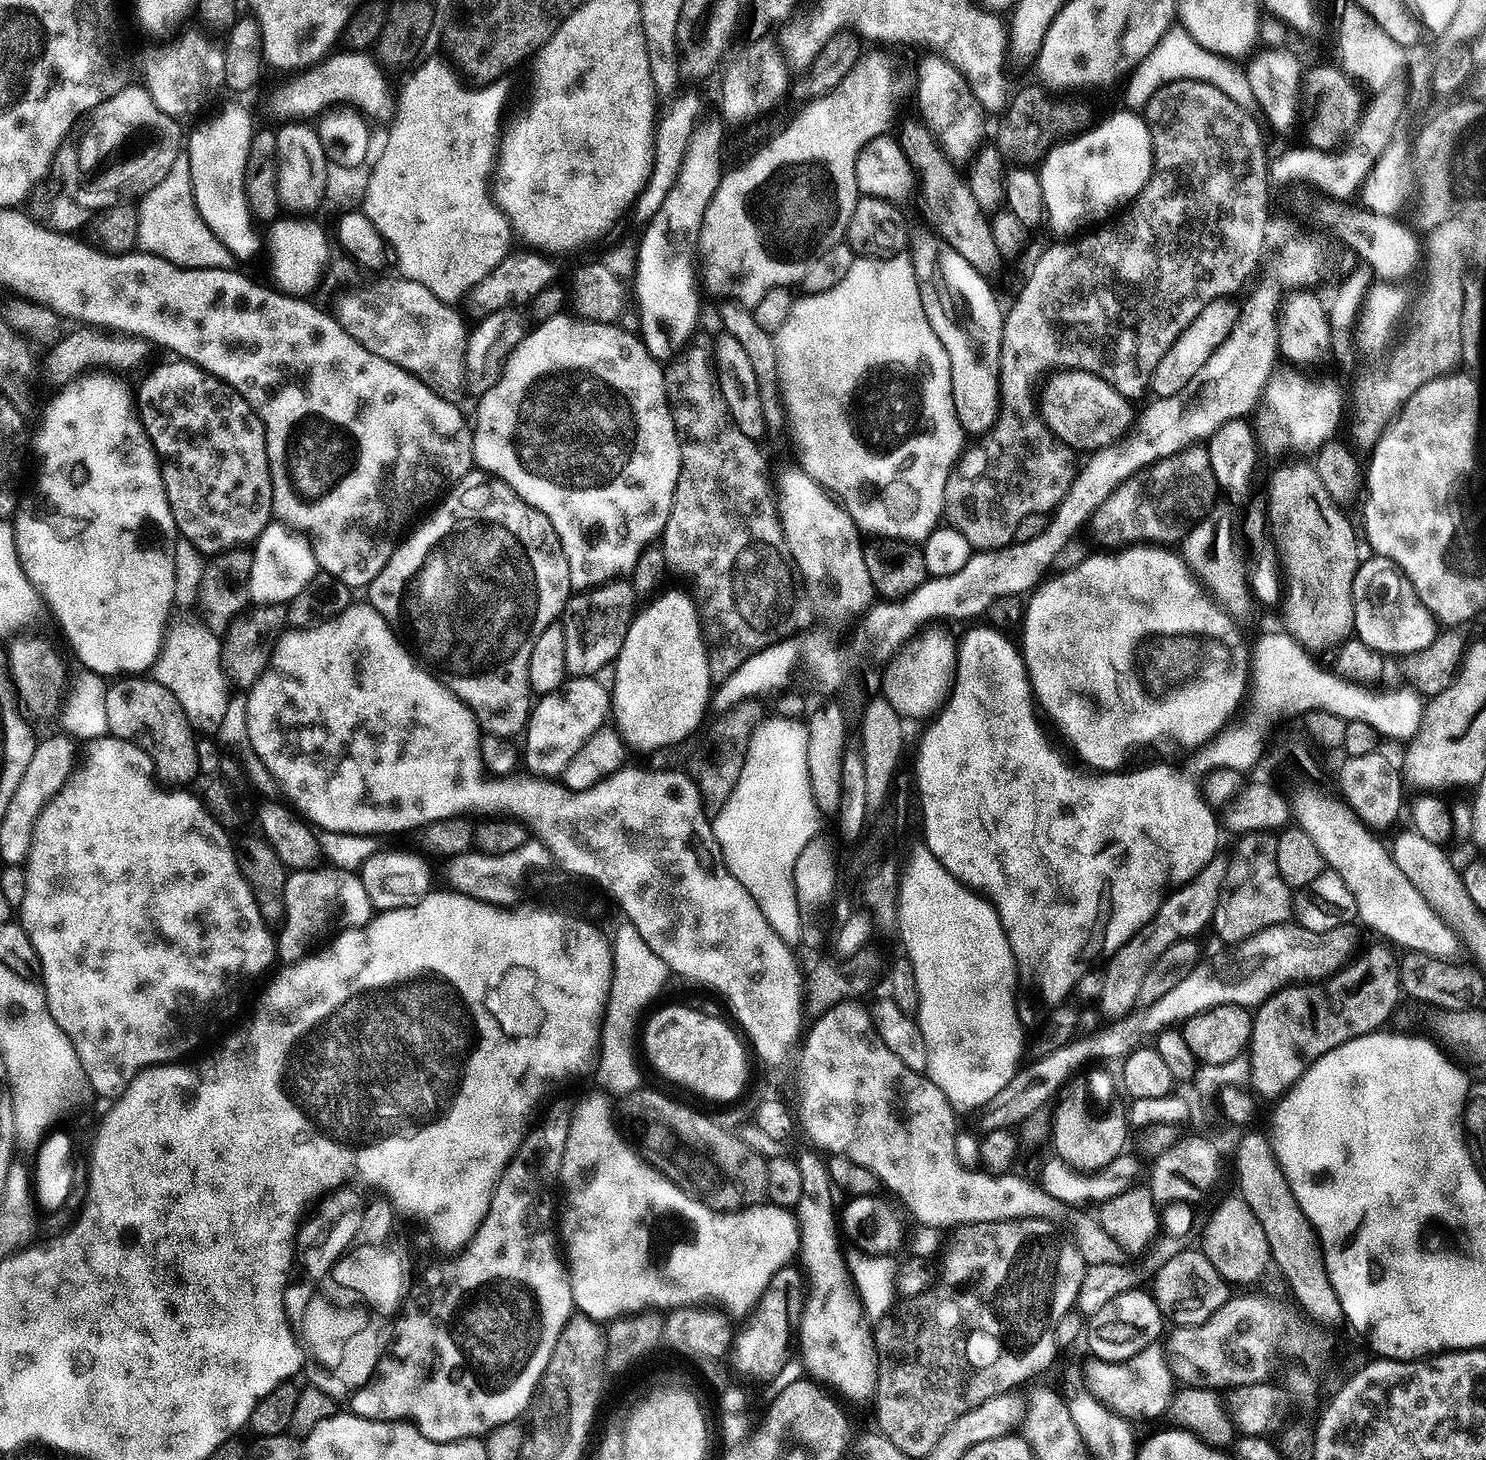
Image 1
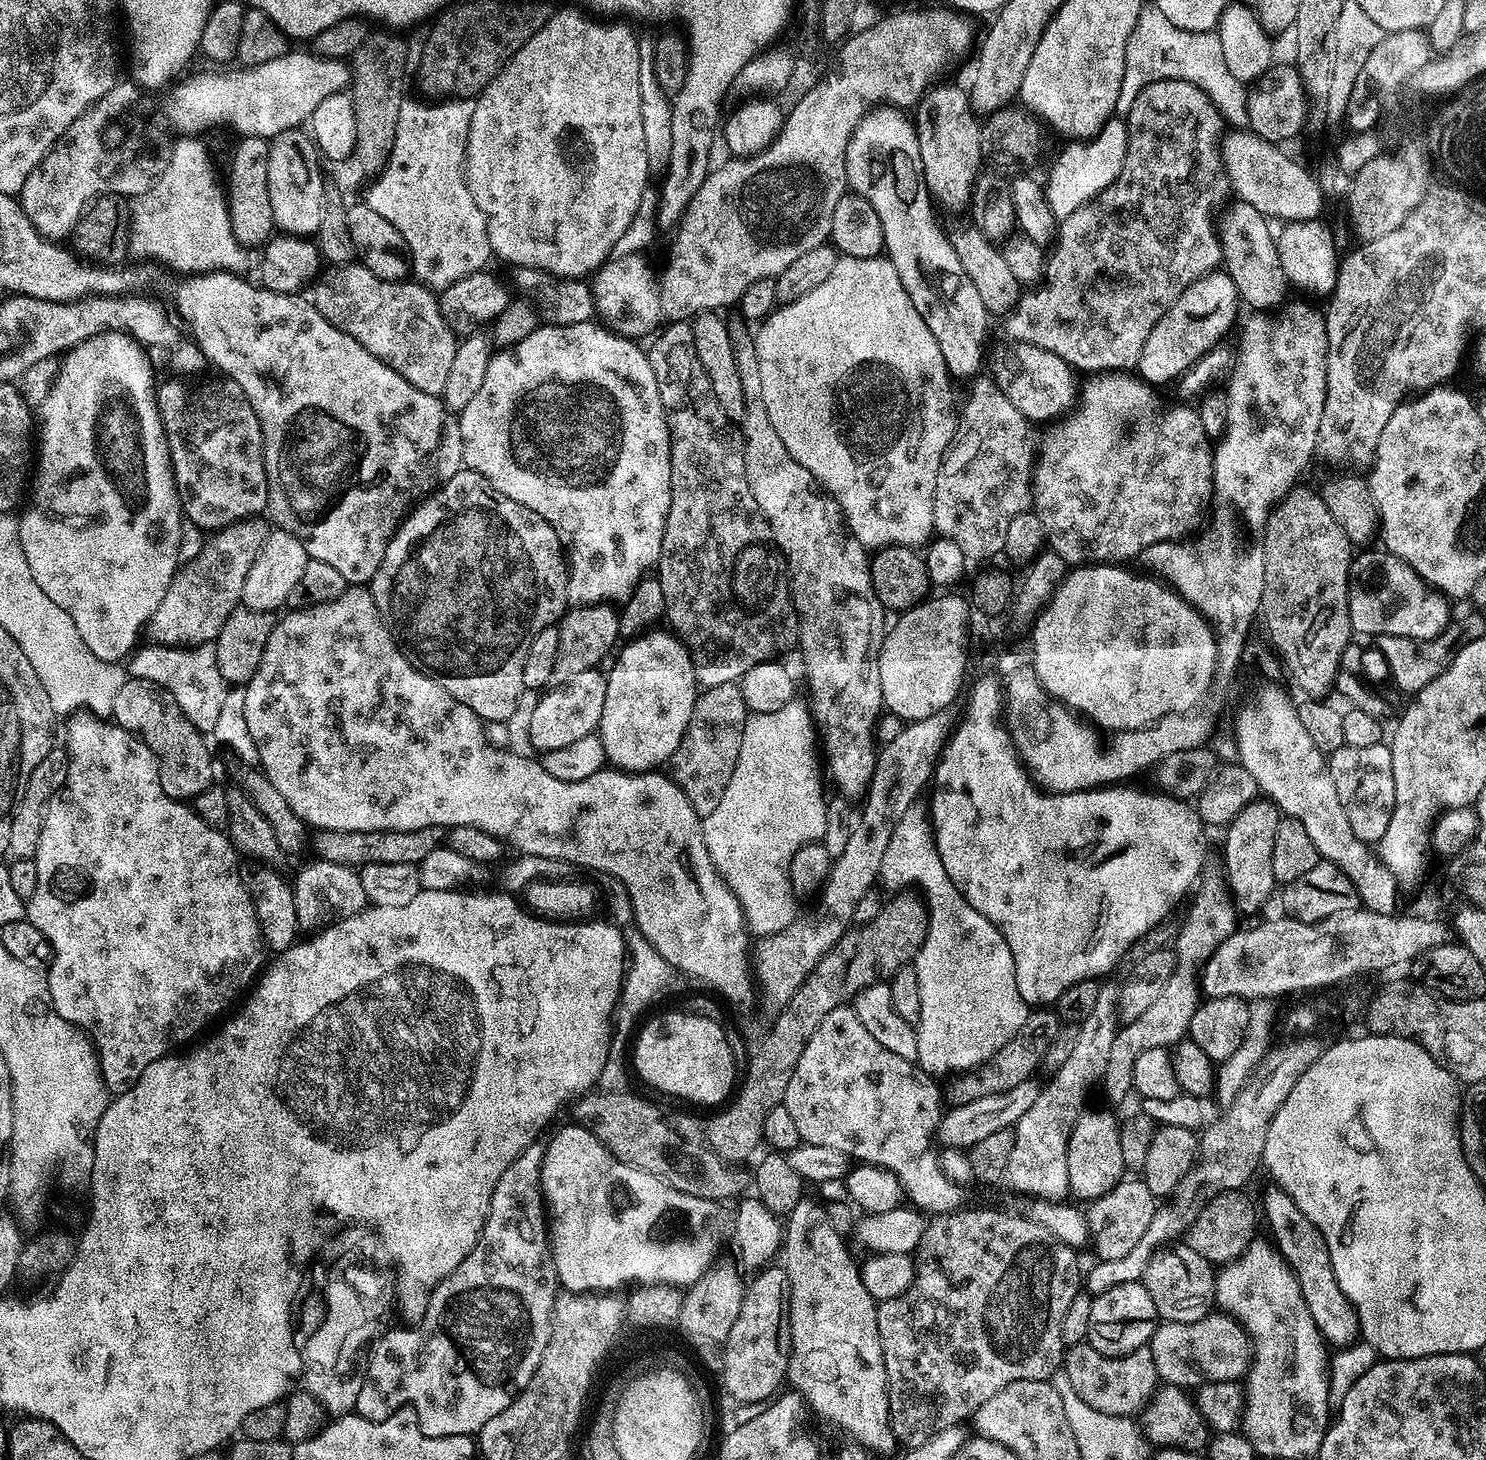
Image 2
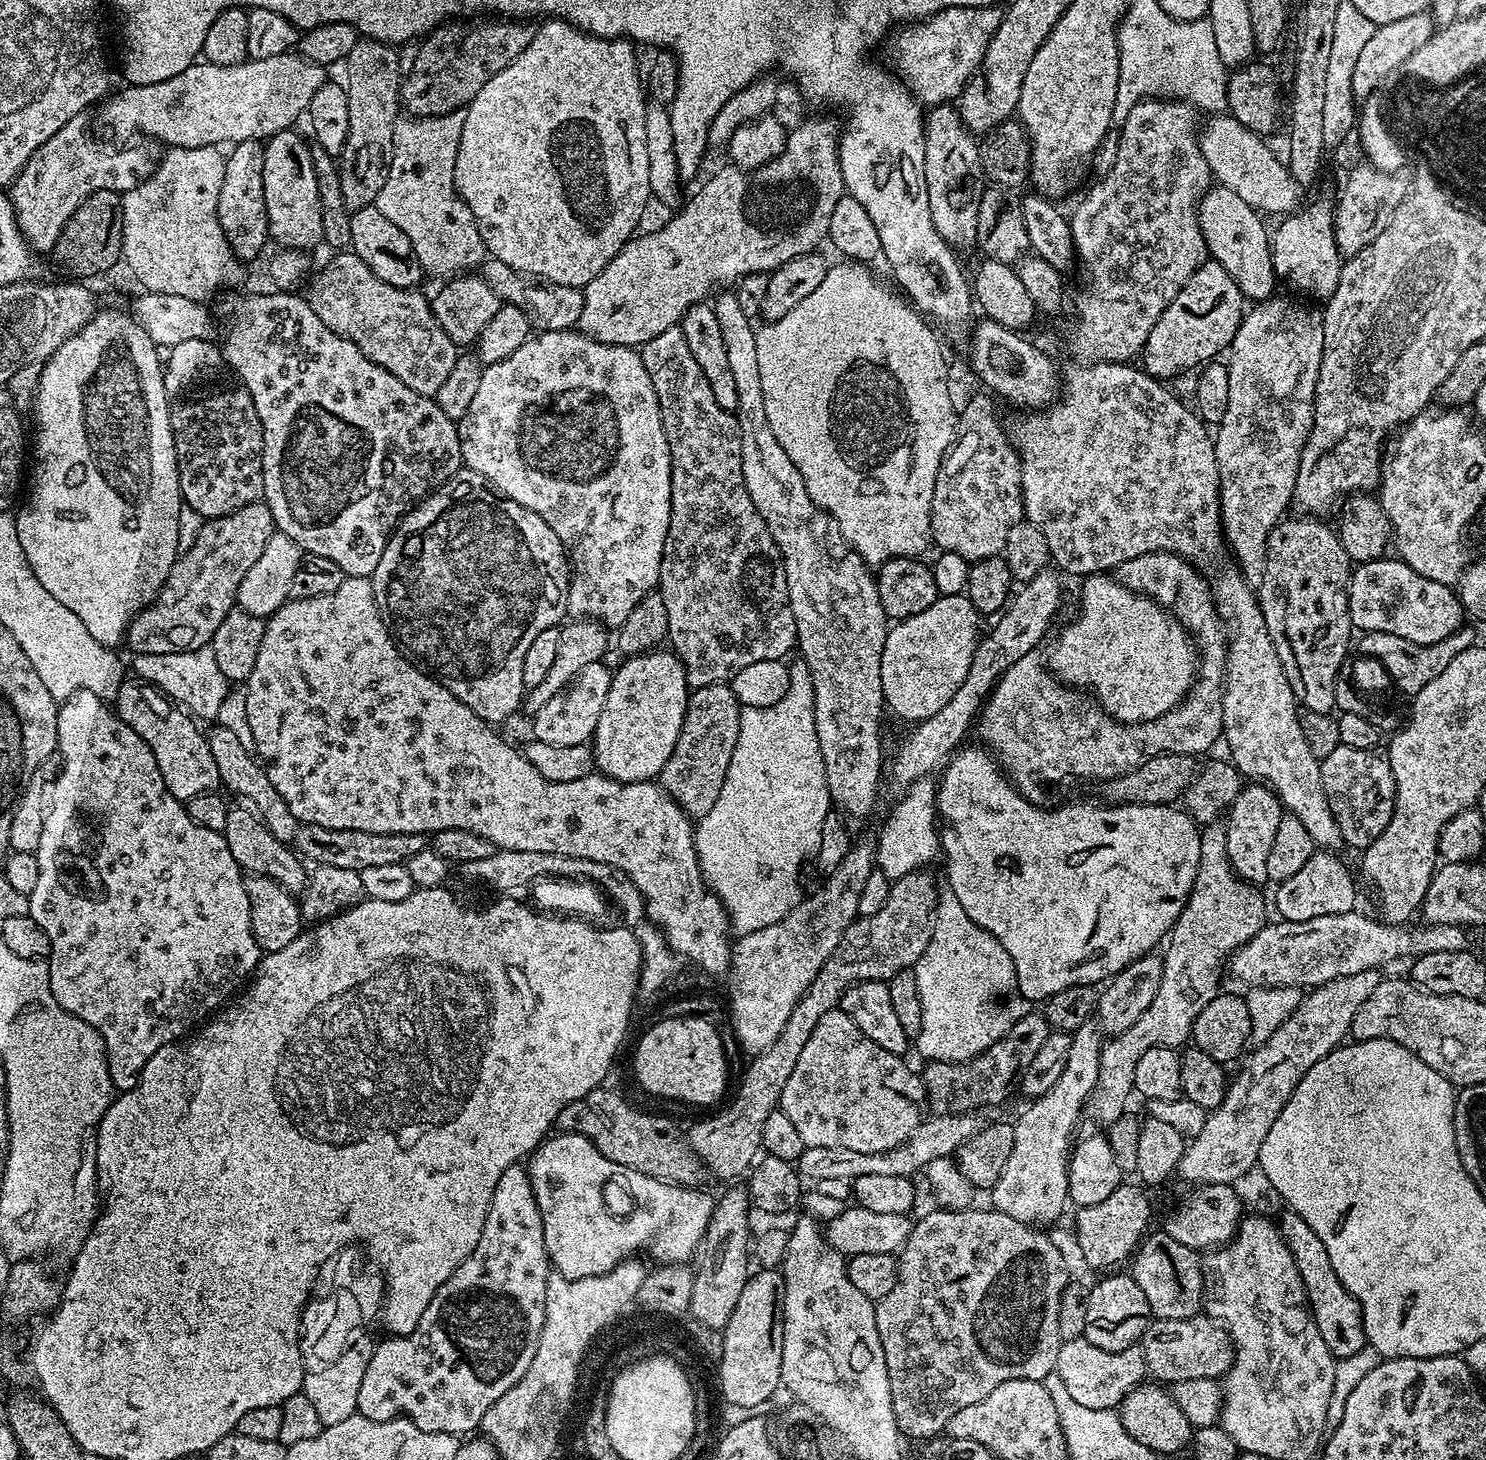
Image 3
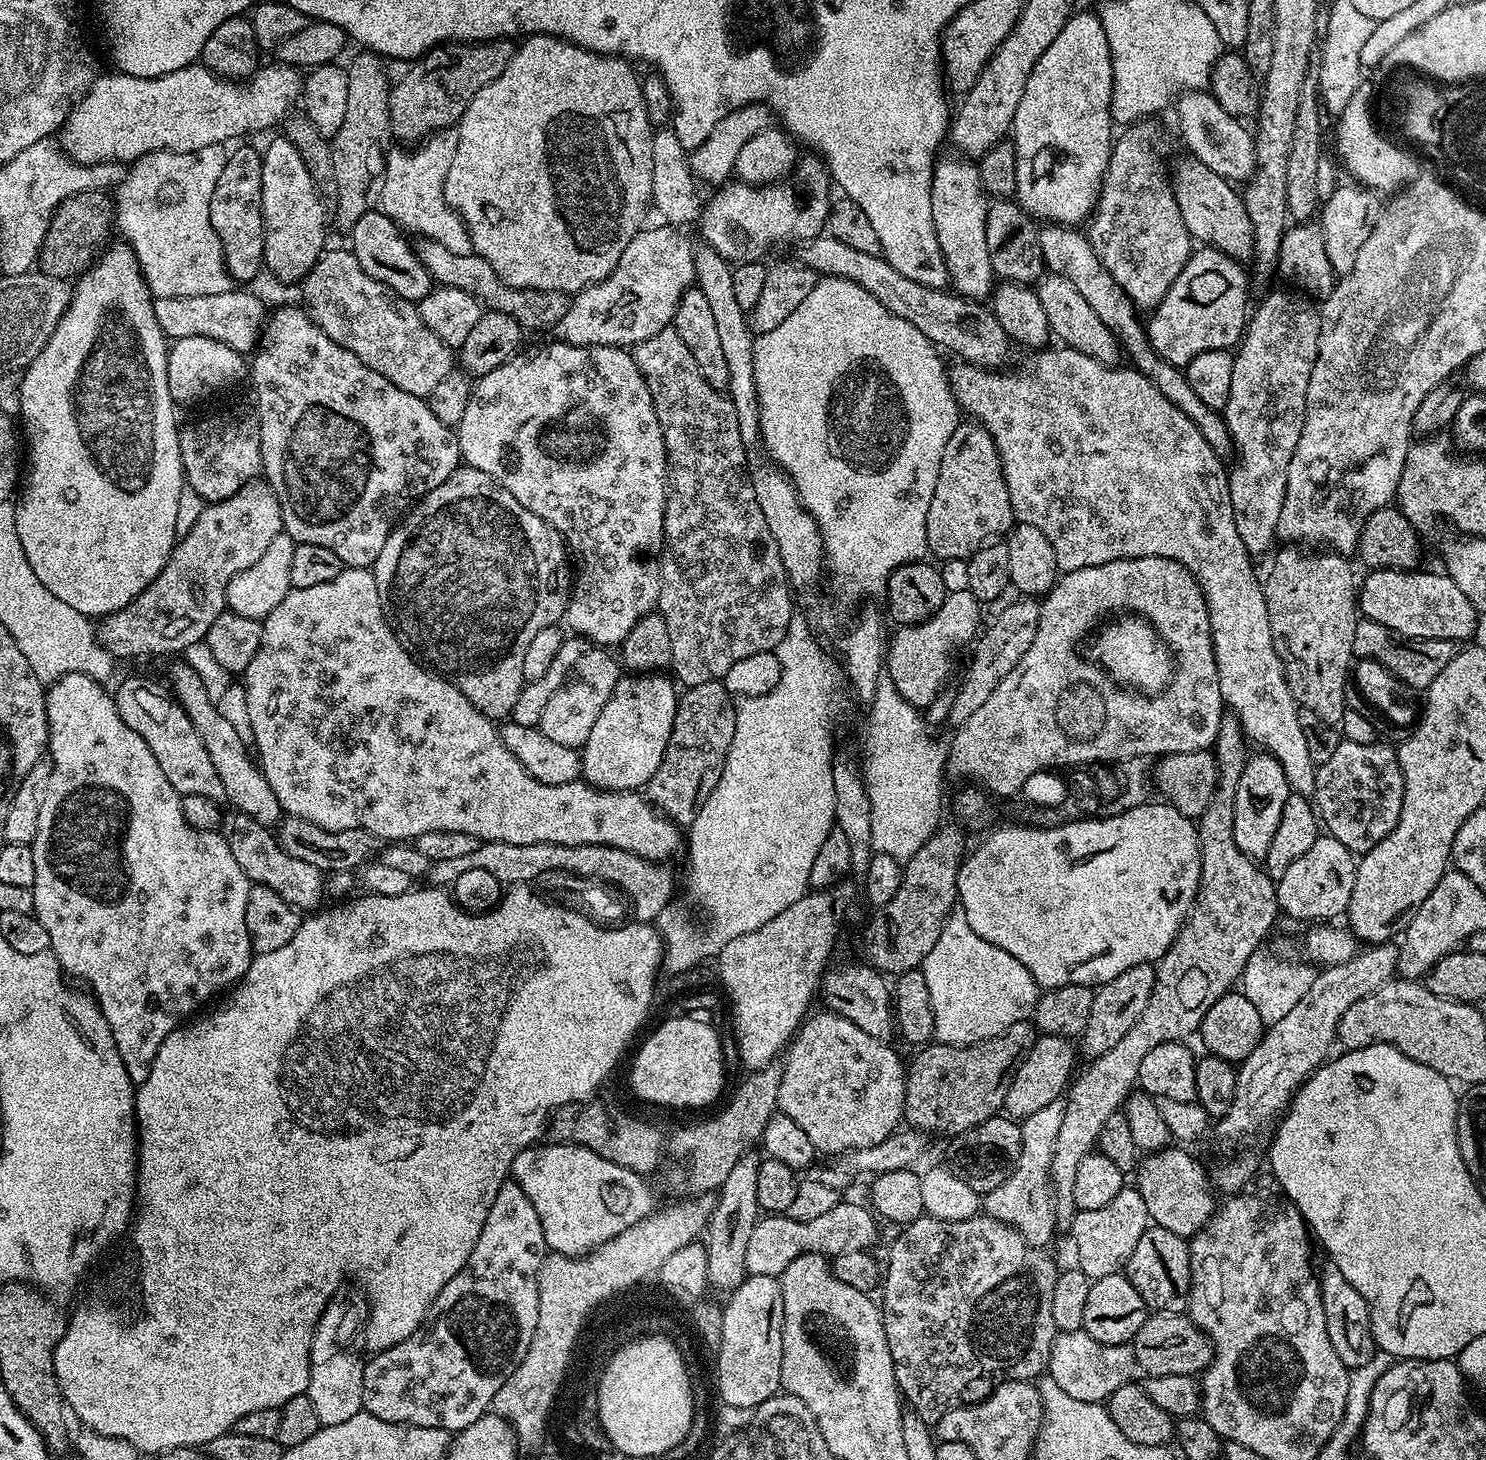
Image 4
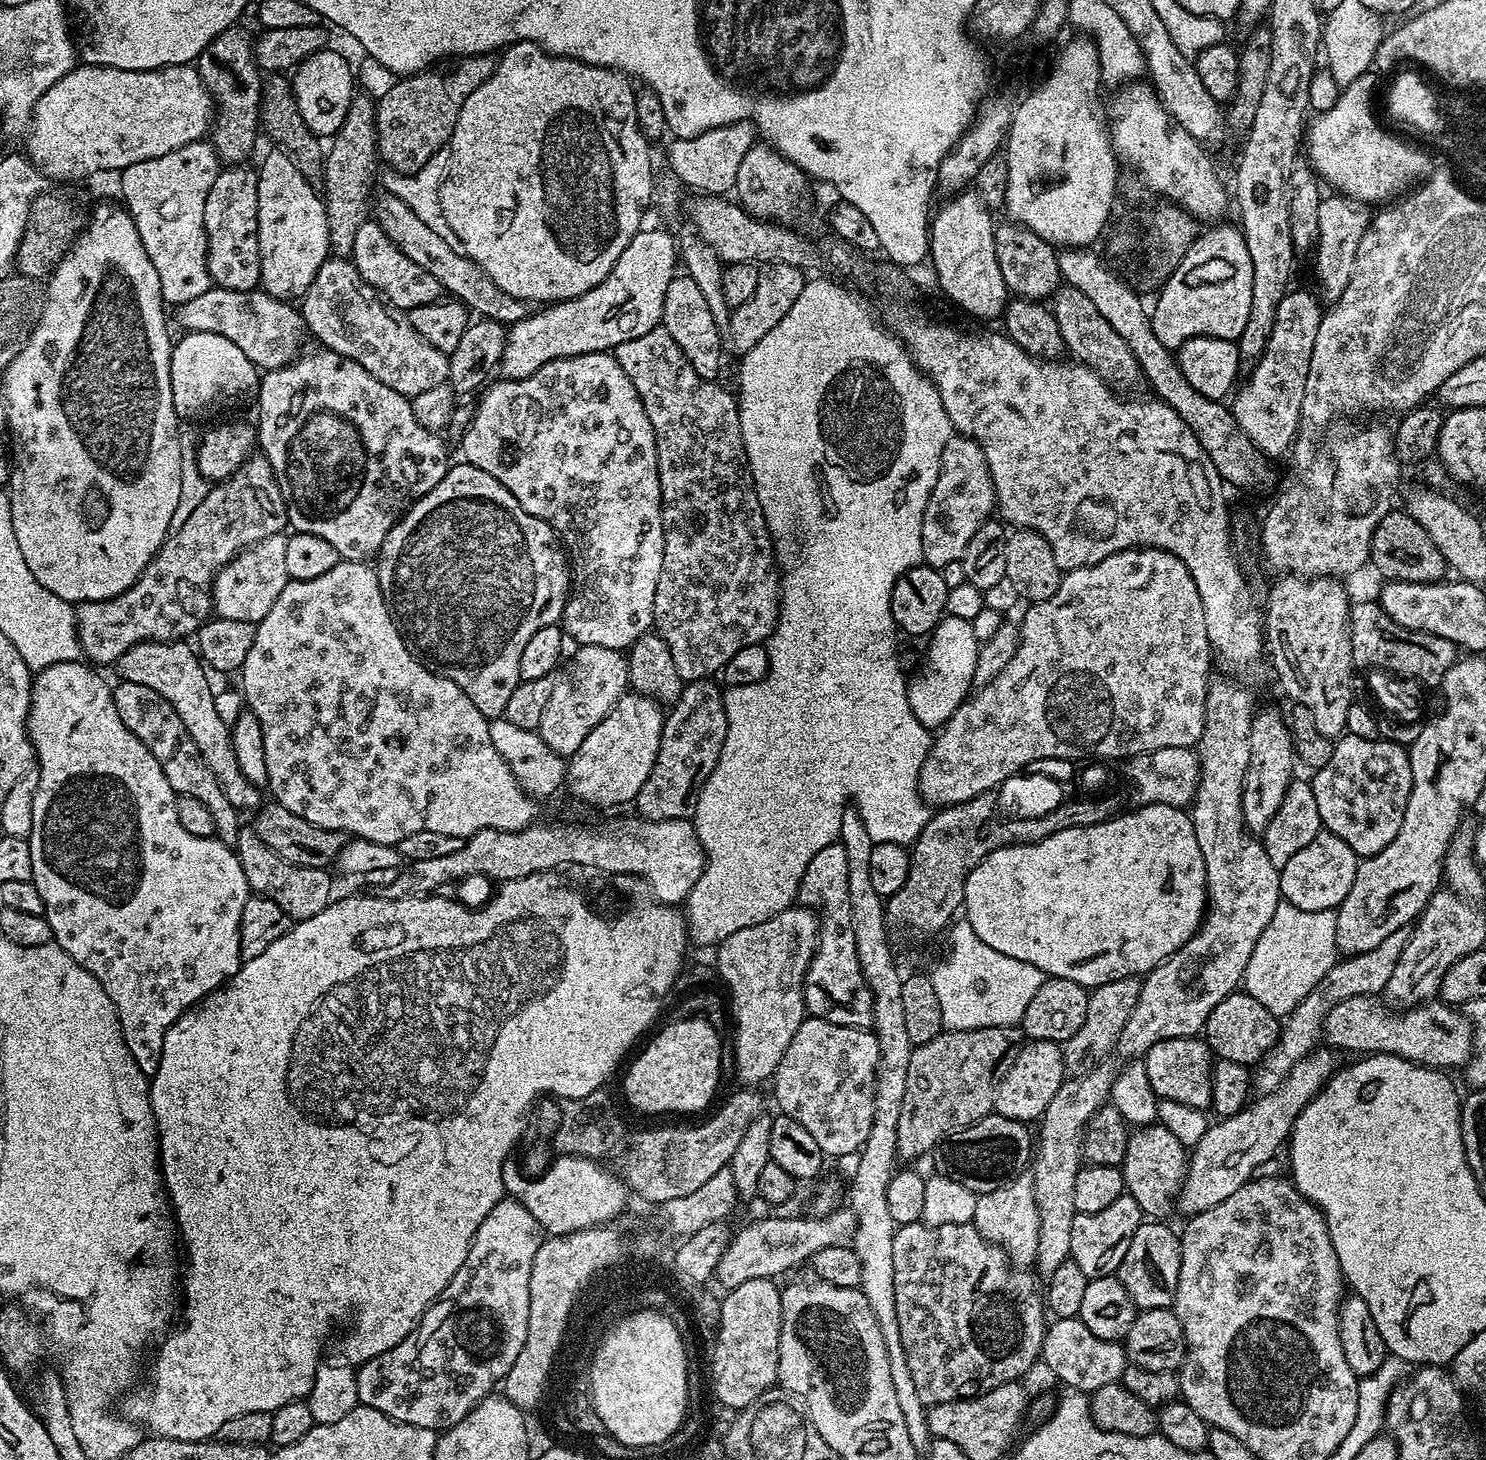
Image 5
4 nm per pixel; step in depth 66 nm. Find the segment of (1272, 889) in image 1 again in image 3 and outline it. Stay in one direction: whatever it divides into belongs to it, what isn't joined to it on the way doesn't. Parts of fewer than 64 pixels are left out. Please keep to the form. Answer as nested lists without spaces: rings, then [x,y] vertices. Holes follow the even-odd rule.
[[[1248,782],[1243,785],[1238,798],[1226,813],[1226,846],[1232,869],[1242,880],[1260,886],[1268,880],[1266,862],[1270,849],[1274,847],[1274,834],[1278,834],[1278,822],[1286,815],[1286,809],[1269,785],[1263,782]]]

